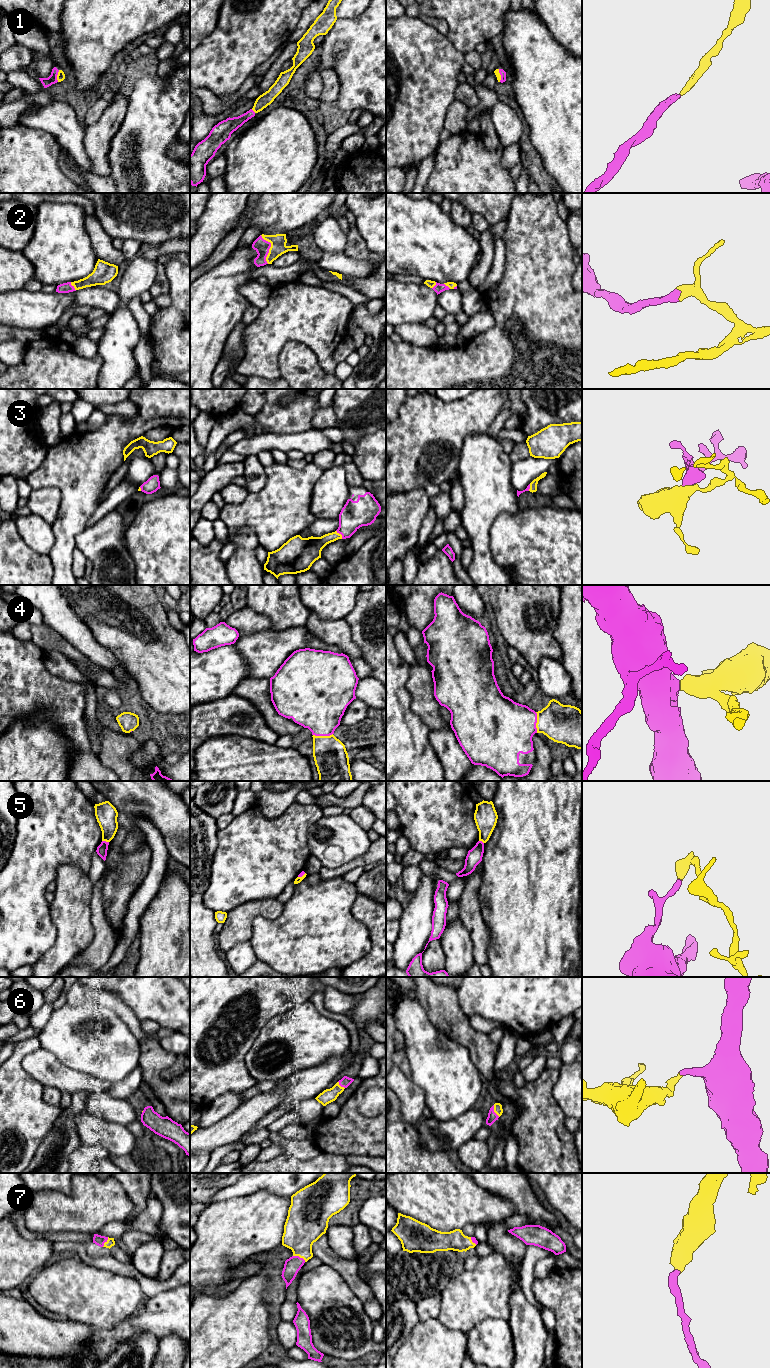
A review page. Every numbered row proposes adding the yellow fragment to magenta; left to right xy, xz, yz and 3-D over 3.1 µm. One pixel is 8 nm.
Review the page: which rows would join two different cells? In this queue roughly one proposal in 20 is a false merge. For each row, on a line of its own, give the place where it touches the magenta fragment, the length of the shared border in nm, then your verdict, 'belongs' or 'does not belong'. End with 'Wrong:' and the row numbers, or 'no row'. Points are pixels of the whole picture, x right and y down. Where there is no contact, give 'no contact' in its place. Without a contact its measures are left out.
1: xy (56, 76) | 100 nm | belongs
2: xz (269, 248) | 240 nm | belongs
3: xz (340, 533) | 90 nm | belongs
4: yz (536, 722) | 170 nm | belongs
5: xy (105, 841) | 60 nm | does not belong
6: yz (493, 1111) | 110 nm | belongs
7: xz (298, 1256) | 120 nm | belongs
Wrong: 5

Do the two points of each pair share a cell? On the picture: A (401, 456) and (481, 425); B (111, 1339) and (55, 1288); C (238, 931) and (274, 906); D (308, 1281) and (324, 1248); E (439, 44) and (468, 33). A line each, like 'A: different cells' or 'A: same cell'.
A: same cell
B: different cells
C: same cell
D: different cells
E: different cells

